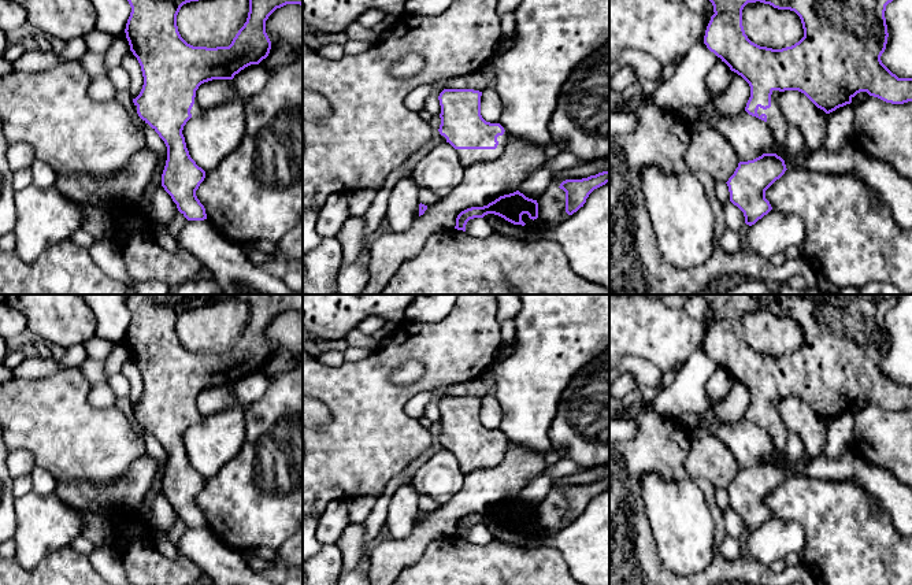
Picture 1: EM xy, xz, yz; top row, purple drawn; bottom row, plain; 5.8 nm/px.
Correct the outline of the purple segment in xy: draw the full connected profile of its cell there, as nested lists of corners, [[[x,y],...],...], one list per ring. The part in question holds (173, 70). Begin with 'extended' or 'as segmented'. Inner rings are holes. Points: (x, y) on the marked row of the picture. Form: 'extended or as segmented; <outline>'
extended; [[[199,0],[127,1],[131,12],[125,33],[144,77],[142,89],[133,99],[136,112],[142,122],[148,123],[159,134],[167,147],[162,186],[188,221],[204,221],[207,219],[205,208],[197,199],[196,190],[204,181],[205,171],[190,158],[182,134],[186,122],[203,111],[197,103],[196,90],[201,84],[212,79],[233,79],[245,67],[259,64],[266,59],[271,49],[271,41],[266,33],[266,21],[277,8],[286,4],[303,5],[303,0],[249,0],[249,12],[244,26],[229,47],[216,48],[193,47],[178,32],[177,15],[181,7]]]

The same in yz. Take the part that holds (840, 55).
extended; [[[709,0],[713,15],[707,26],[704,44],[724,62],[731,71],[741,75],[750,86],[750,97],[745,111],[764,121],[772,132],[776,144],[783,144],[787,126],[778,96],[785,90],[804,93],[818,108],[826,114],[852,103],[852,99],[867,92],[886,103],[904,104],[912,101],[912,78],[898,78],[881,60],[887,44],[887,25],[885,18],[886,5],[893,0]],[[748,3],[764,3],[778,10],[794,11],[802,23],[804,37],[791,47],[772,49],[752,42],[742,26],[742,10]]]

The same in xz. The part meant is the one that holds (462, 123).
extended; [[[444,89],[438,96],[438,132],[456,149],[464,169],[498,159],[508,140],[508,133],[500,123],[482,118],[481,96],[482,92],[474,89]]]

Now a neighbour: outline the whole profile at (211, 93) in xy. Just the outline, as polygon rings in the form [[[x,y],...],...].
[[[212,79],[204,82],[196,90],[196,99],[201,110],[216,107],[236,96],[236,90],[229,79]]]

